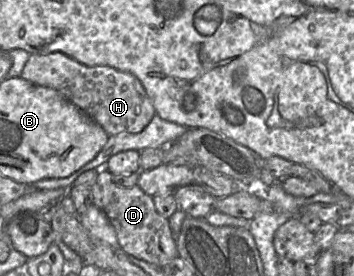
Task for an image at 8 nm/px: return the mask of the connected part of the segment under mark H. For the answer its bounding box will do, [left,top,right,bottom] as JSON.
[20,52,155,135]

